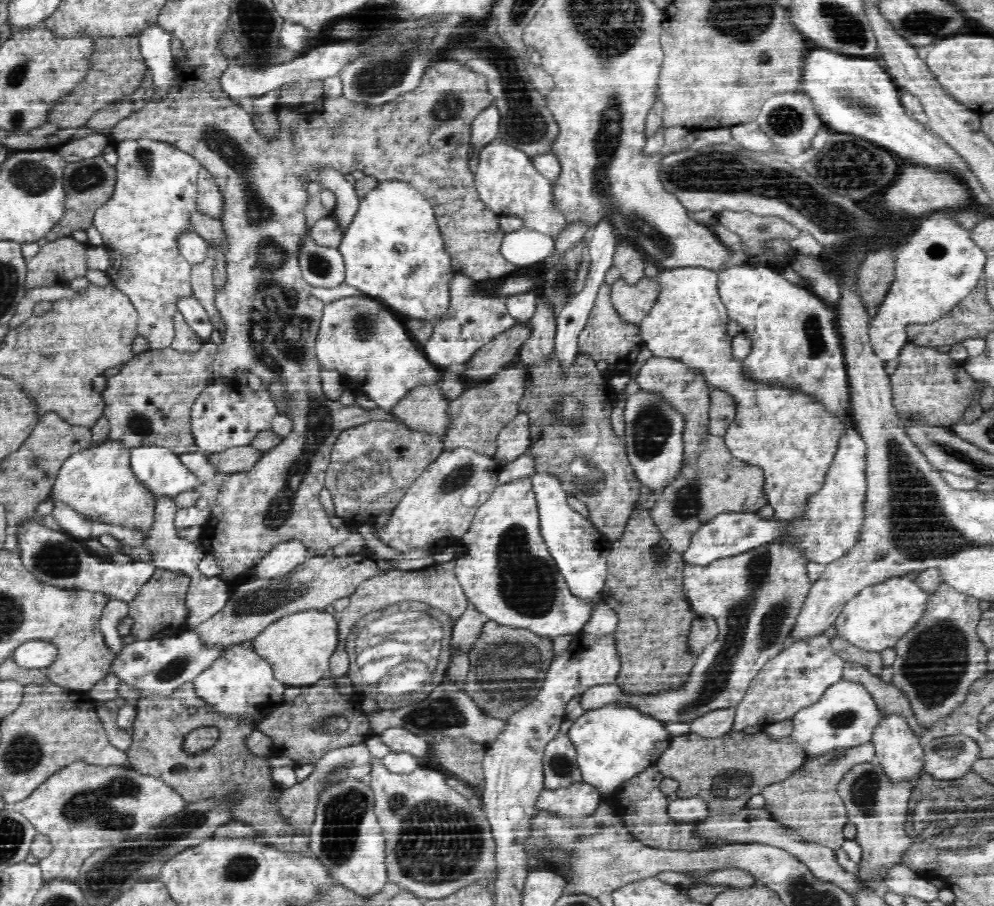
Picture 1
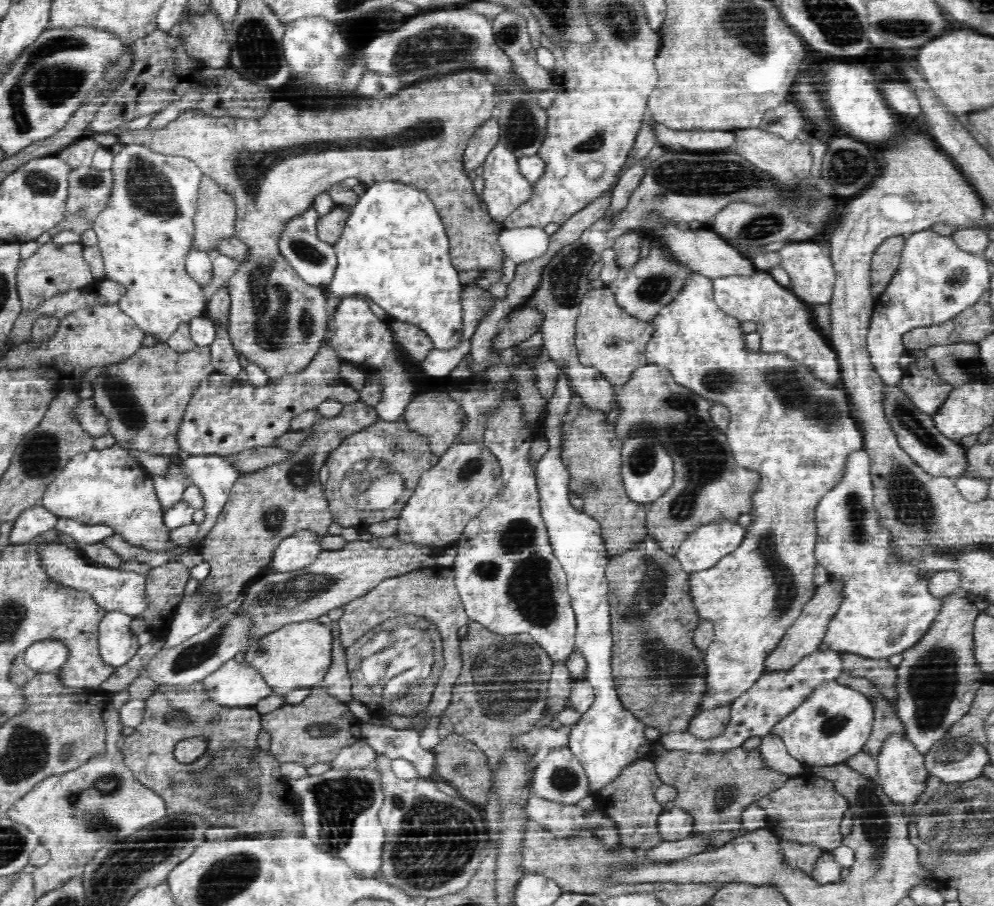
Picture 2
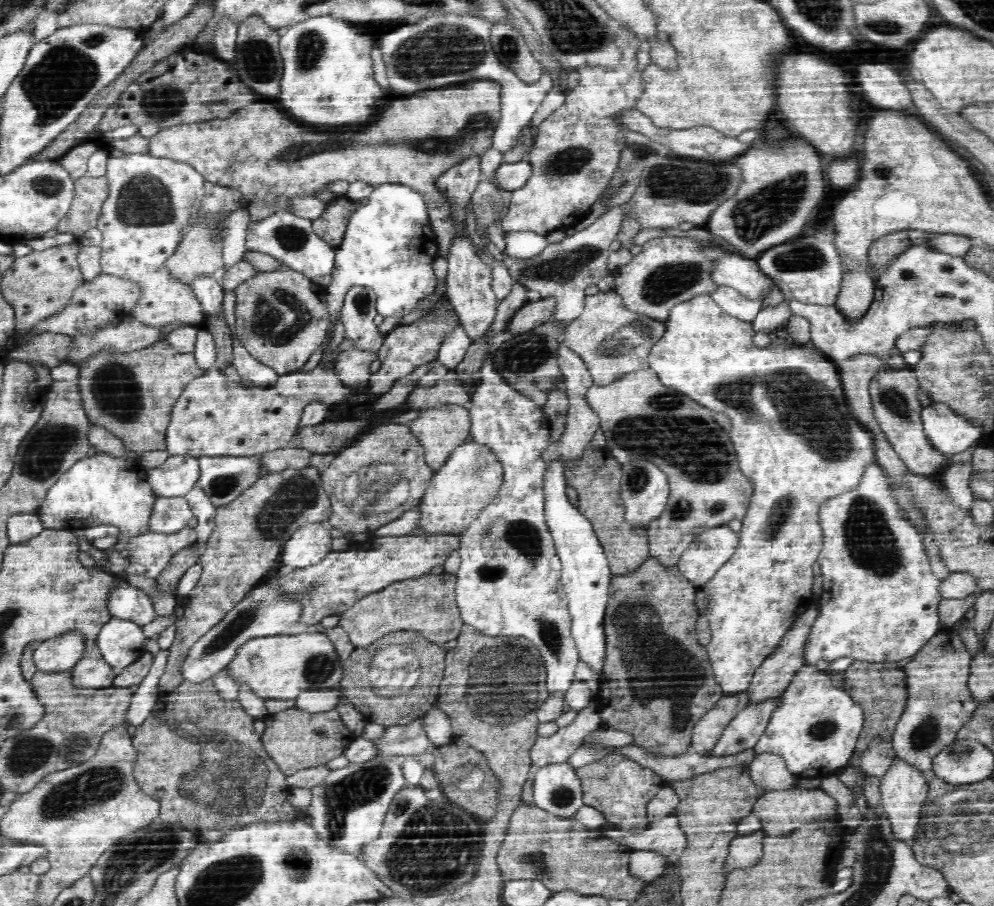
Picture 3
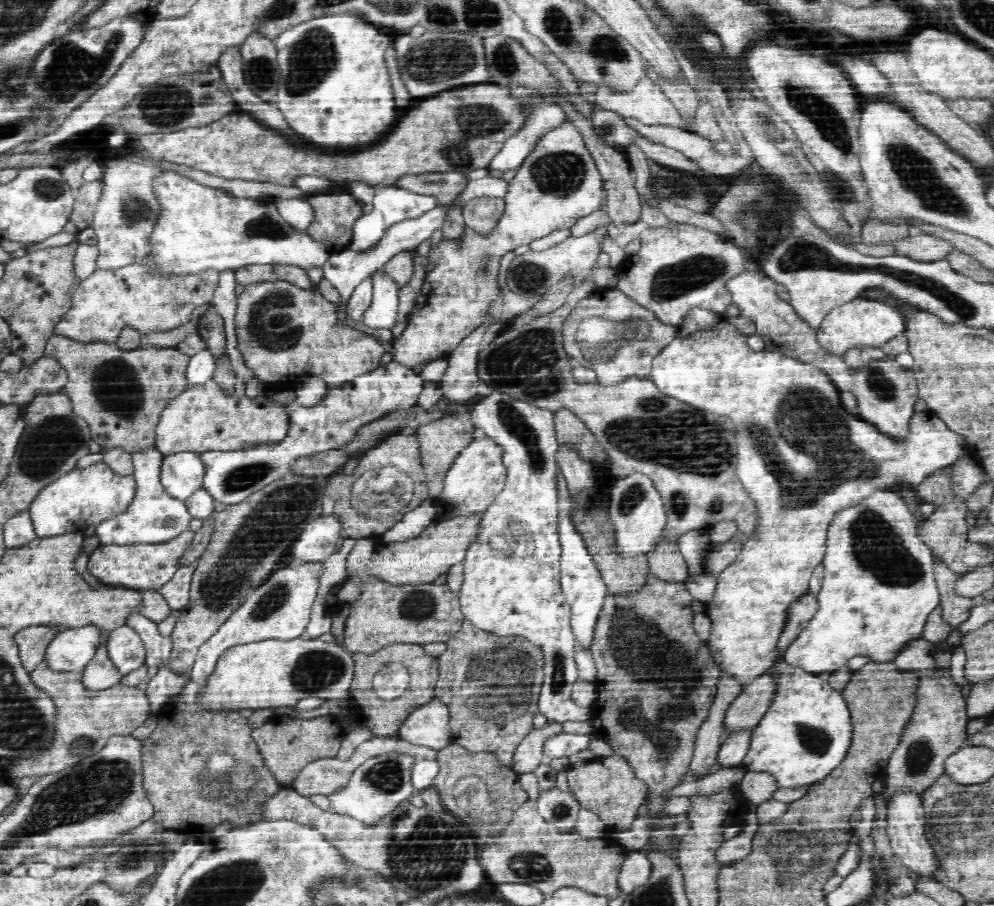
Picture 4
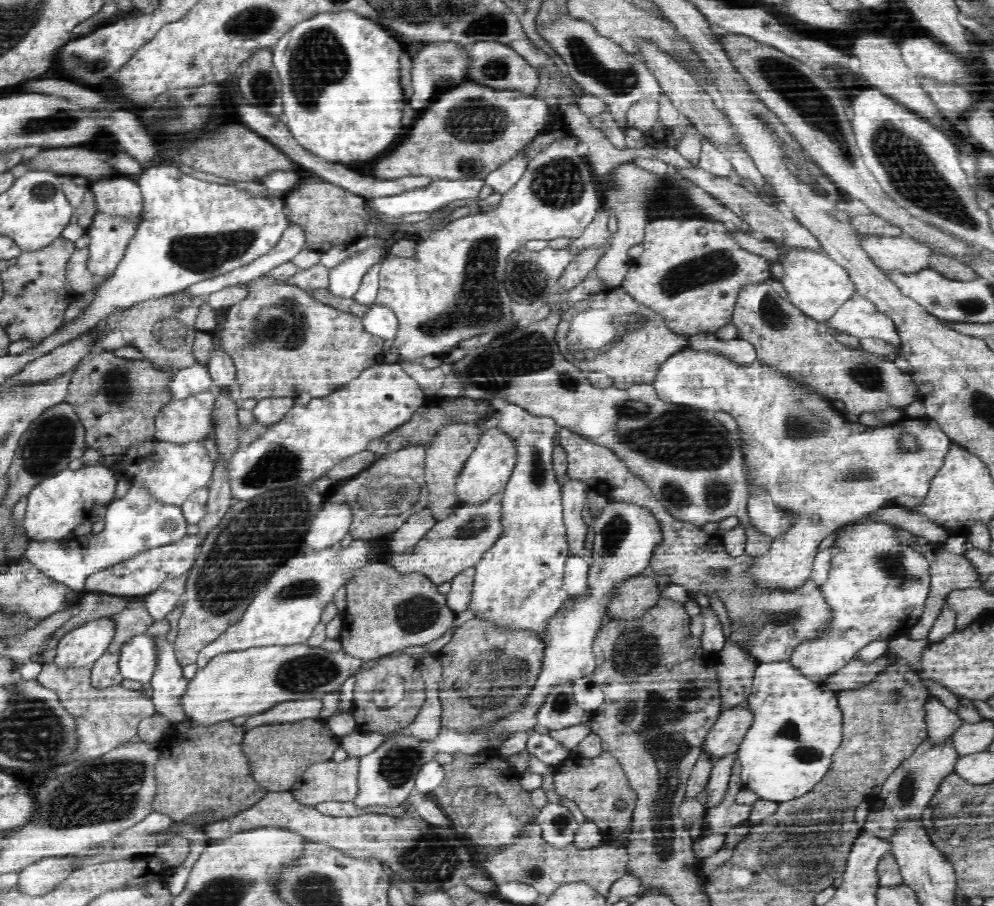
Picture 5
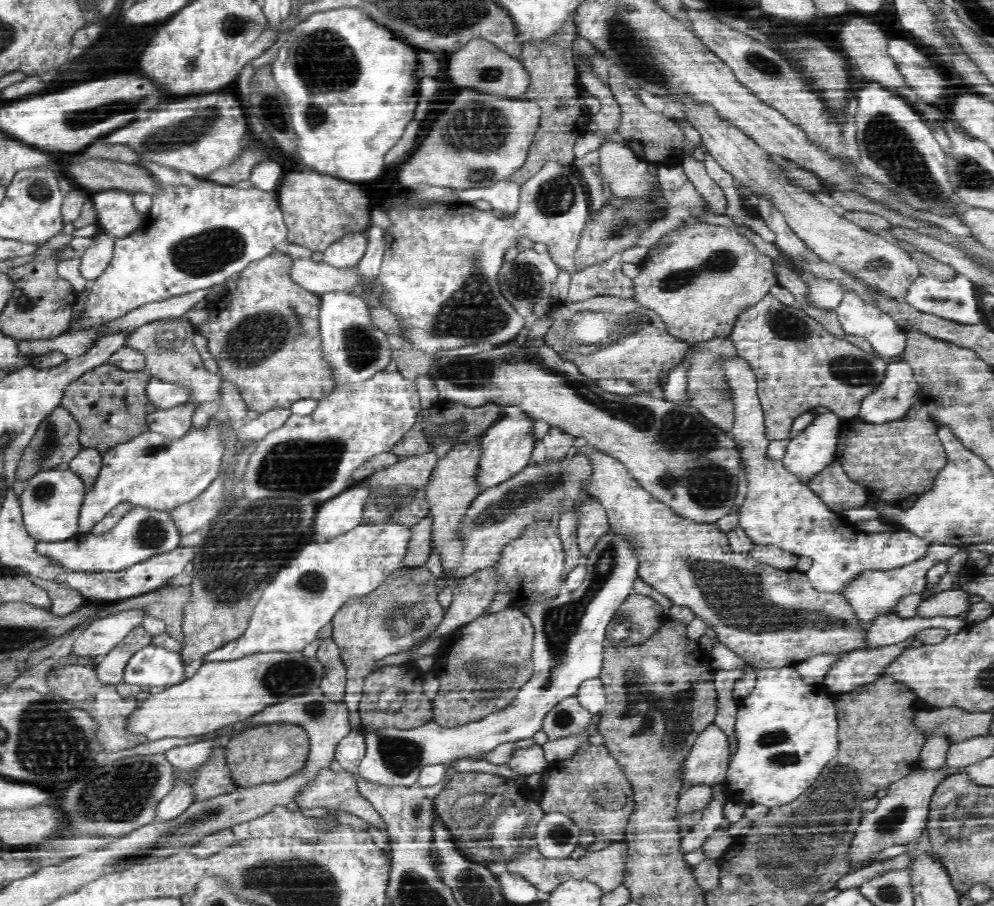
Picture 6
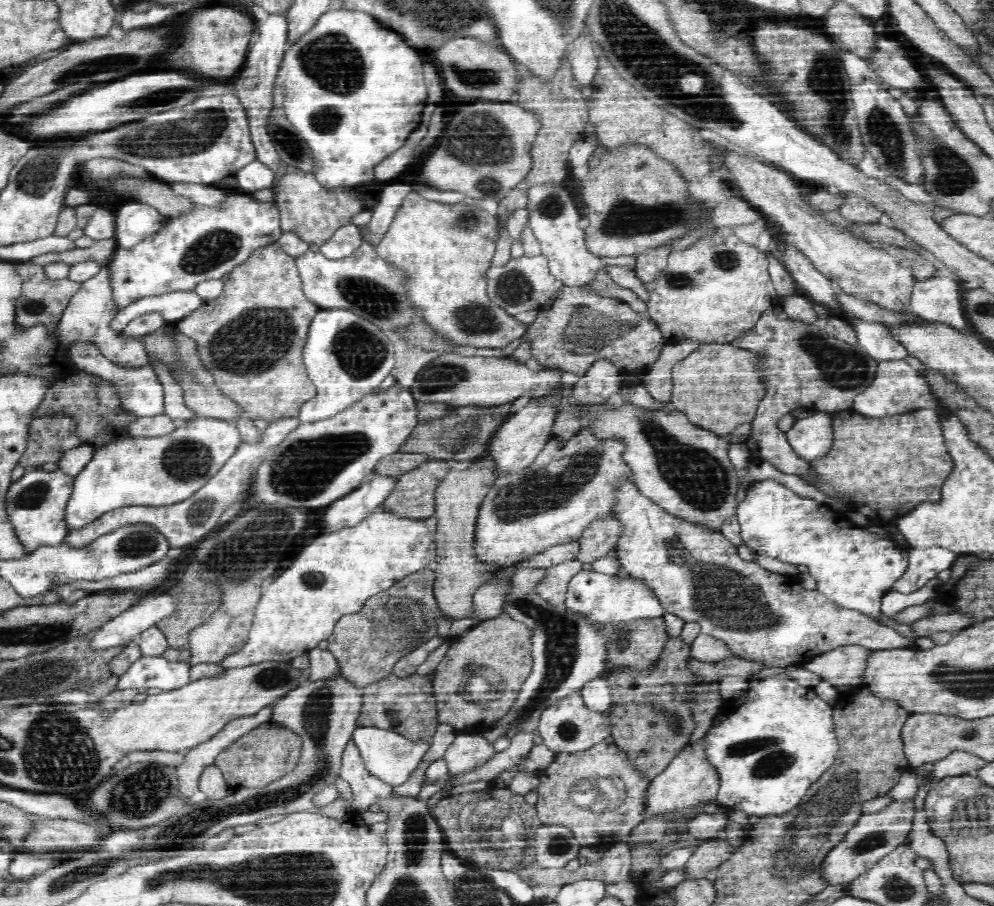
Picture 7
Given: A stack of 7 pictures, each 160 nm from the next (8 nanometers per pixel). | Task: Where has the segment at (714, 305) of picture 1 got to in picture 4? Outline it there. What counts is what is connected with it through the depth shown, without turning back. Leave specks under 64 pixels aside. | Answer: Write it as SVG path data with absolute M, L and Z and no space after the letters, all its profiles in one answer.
M699 306L690 308L690 312L686 312L686 316L683 317L677 327L674 339L670 341L670 344L666 344L666 348L662 348L662 352L658 352L658 356L654 357L649 377L660 389L660 392L665 393L666 396L689 403L692 407L712 412L716 416L728 417L736 427L734 436L737 444L737 476L743 487L748 491L750 498L756 503L757 522L754 534L743 545L738 556L720 572L714 597L711 597L710 601L704 601L702 608L703 614L706 614L711 620L712 630L710 638L707 640L707 646L714 662L719 666L720 671L732 673L735 680L746 686L750 685L758 676L762 676L762 673L766 672L767 669L772 668L776 660L782 657L782 654L777 651L777 646L782 629L788 622L789 604L809 591L809 582L813 570L823 562L825 556L827 528L830 526L831 518L834 517L835 512L848 505L854 505L863 500L874 489L880 487L882 489L893 489L894 491L898 491L898 488L904 488L904 486L917 489L920 482L924 482L926 478L934 475L938 470L943 470L945 467L952 465L959 460L959 456L968 454L969 442L966 441L963 434L954 433L954 430L950 429L946 422L938 417L938 414L930 410L914 413L913 418L910 419L911 435L908 443L898 443L890 436L882 435L878 431L878 427L874 427L868 422L860 422L860 419L856 420L854 415L851 415L842 407L840 391L829 379L828 373L824 369L820 369L814 364L804 363L800 357L786 355L778 348L765 351L752 350L747 344L748 335L739 333L734 325L728 323L727 319L724 314L714 312L710 308L700 308Z

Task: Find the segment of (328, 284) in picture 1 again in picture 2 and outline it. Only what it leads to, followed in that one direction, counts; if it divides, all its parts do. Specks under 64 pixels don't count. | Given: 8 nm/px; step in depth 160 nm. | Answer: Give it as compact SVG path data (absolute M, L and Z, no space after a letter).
M312 204L304 214L286 224L286 228L281 232L279 242L281 255L289 261L300 278L313 287L320 287L332 282L337 270L337 256L333 245L318 238L317 222L319 219L320 215L314 211Z

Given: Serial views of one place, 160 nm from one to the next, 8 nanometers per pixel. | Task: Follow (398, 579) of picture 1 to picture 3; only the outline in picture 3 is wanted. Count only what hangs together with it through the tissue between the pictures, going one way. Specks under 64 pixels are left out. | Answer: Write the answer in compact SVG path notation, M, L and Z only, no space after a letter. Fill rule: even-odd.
M443 572L439 575L423 573L422 576L394 581L386 588L366 594L355 601L346 612L339 614L339 625L348 634L350 642L362 651L382 636L399 629L417 629L422 636L443 646L455 639L464 626L455 597L457 575ZM423 716L414 722L385 727L384 734L373 742L377 751L392 754L396 759L407 756L417 757L430 750L430 741L422 726Z

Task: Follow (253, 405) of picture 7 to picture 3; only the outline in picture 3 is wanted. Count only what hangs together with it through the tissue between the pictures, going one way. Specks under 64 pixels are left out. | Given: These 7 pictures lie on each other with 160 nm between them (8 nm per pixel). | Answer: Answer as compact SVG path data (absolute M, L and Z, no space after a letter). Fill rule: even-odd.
M280 265L270 272L259 271L235 288L235 334L240 344L258 361L274 369L279 375L300 371L310 356L322 348L330 328L324 294L318 294L318 285L301 272ZM350 349L340 352L336 358L336 373L342 384L350 387L365 388L372 376L370 364L378 359L378 352Z

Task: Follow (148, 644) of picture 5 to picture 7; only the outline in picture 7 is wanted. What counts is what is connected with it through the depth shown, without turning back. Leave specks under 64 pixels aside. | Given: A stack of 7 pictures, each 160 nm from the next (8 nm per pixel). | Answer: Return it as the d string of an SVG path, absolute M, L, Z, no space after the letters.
M162 655L141 656L119 676L116 690L159 688L174 691L191 684L190 668L189 662L172 662Z

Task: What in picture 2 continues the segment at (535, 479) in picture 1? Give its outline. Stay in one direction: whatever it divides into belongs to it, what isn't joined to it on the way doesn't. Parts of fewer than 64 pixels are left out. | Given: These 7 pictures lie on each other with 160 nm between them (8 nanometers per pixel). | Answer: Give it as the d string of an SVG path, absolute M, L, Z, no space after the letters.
M560 366L554 397L547 404L545 438L540 439L546 445L546 451L535 466L535 479L549 542L567 576L567 593L577 617L575 650L586 659L586 682L595 692L591 707L582 713L580 720L570 730L568 747L584 767L589 792L597 792L618 777L627 764L648 758L654 760L652 750L658 741L644 739L646 726L626 710L618 698L611 673L613 631L610 605L606 599L609 587L605 570L611 556L605 548L599 522L583 510L575 509L568 501L570 476L562 458L559 458L559 448L562 442L562 416L566 414L572 396L569 378Z

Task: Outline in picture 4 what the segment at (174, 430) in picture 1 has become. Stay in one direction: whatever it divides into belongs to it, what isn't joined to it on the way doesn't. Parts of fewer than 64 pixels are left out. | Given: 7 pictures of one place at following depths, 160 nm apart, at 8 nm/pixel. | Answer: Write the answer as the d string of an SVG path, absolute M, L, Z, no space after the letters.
M55 334L48 339L44 354L54 357L58 361L59 366L65 368L68 373L68 382L63 386L63 390L73 405L73 412L80 416L88 425L91 433L93 442L96 442L101 450L110 450L110 448L124 448L126 452L135 453L142 452L147 448L154 447L157 443L157 427L158 422L161 419L161 414L164 408L174 399L177 398L181 392L184 392L188 388L188 375L187 368L191 356L186 353L180 352L175 347L148 347L143 346L138 349L123 349L120 350L116 344L110 344L108 342L94 342L86 343L78 342L77 340L72 340L71 338L62 336L62 334Z

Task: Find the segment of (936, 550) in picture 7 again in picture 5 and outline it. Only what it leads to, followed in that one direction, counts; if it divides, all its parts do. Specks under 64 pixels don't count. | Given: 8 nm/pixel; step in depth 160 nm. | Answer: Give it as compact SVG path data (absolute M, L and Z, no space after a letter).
M864 520L862 524L850 528L848 532L842 532L840 538L838 538L838 544L840 544L842 552L834 558L834 568L828 572L826 582L819 587L819 590L822 591L822 594L824 595L824 599L826 599L827 606L830 607L831 617L829 618L829 621L825 622L827 625L821 630L821 633L818 633L813 639L800 641L799 644L795 646L794 652L792 652L790 656L790 662L800 672L805 673L805 675L810 678L810 681L823 682L828 675L845 667L846 663L849 663L854 659L861 648L868 646L872 642L876 642L878 639L894 640L896 637L908 635L913 626L918 622L918 619L920 619L920 616L922 616L925 604L929 598L931 583L929 561L925 559L924 553L918 552L918 550L914 550L914 548L911 548L906 544L900 544L900 538L894 538L894 536L892 536L892 526L888 526L888 524L884 524L884 522L868 522L868 520Z

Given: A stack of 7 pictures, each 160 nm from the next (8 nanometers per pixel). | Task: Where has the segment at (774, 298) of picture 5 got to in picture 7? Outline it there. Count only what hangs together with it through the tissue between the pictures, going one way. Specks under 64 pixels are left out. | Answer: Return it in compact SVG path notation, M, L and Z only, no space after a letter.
M778 305L764 309L755 324L731 344L755 356L755 370L758 371L759 382L763 384L764 396L751 423L752 433L746 441L752 459L768 462L781 473L796 475L816 486L819 478L807 461L795 454L786 433L778 429L778 422L784 415L802 407L827 414L852 410L854 396L861 395L873 383L878 361L859 343L851 345L836 340L817 323L790 320Z

